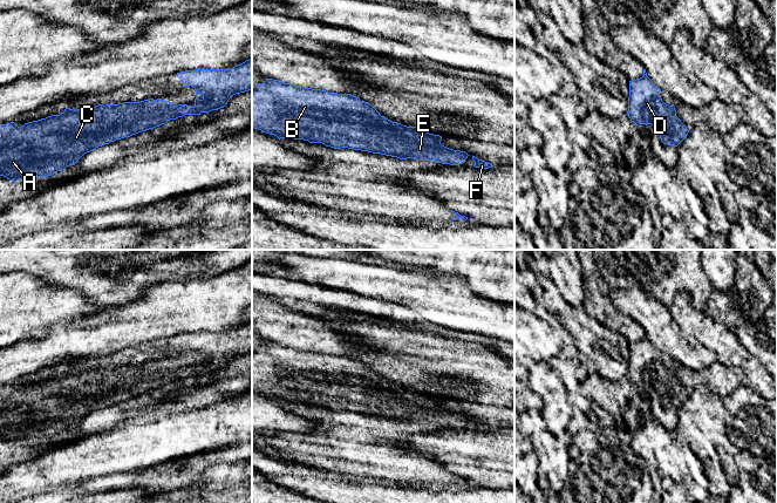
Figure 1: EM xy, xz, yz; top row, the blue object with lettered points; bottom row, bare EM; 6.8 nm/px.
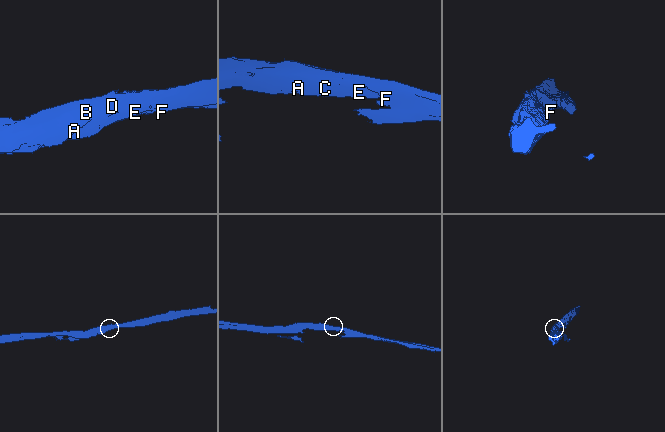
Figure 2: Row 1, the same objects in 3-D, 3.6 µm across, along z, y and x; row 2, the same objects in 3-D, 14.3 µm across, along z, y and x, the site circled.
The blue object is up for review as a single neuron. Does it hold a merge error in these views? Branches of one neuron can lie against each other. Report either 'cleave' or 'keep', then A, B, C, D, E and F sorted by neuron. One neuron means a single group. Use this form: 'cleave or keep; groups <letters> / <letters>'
keep; groups A B C D E F

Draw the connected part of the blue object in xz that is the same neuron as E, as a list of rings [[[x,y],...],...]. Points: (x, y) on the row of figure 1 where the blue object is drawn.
[[[267,79],[252,88],[252,127],[280,138],[304,140],[309,143],[322,143],[334,149],[381,154],[400,159],[436,159],[442,164],[459,165],[468,154],[441,144],[442,136],[429,134],[416,127],[393,122],[368,102],[349,94],[329,93],[289,84]]]

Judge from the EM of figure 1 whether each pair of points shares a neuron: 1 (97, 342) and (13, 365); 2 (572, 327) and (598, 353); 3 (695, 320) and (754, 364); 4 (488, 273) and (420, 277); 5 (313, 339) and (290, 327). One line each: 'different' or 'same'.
1: same
2: same
3: same
4: different
5: same

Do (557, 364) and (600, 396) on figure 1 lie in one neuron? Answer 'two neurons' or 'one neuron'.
one neuron

